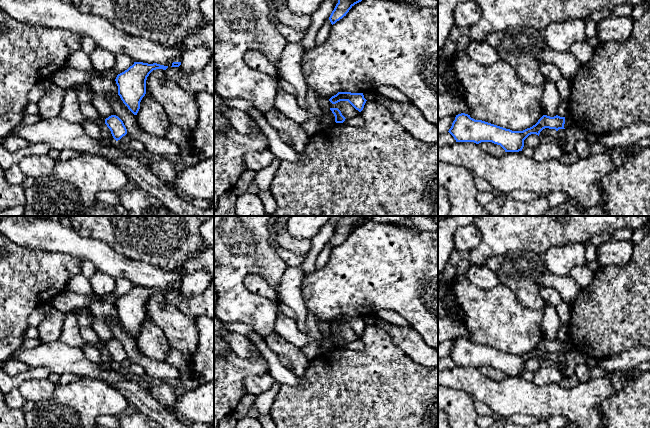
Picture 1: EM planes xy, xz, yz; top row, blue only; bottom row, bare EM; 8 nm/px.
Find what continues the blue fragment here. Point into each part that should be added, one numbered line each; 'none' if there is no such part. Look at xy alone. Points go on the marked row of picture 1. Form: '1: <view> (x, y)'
none

